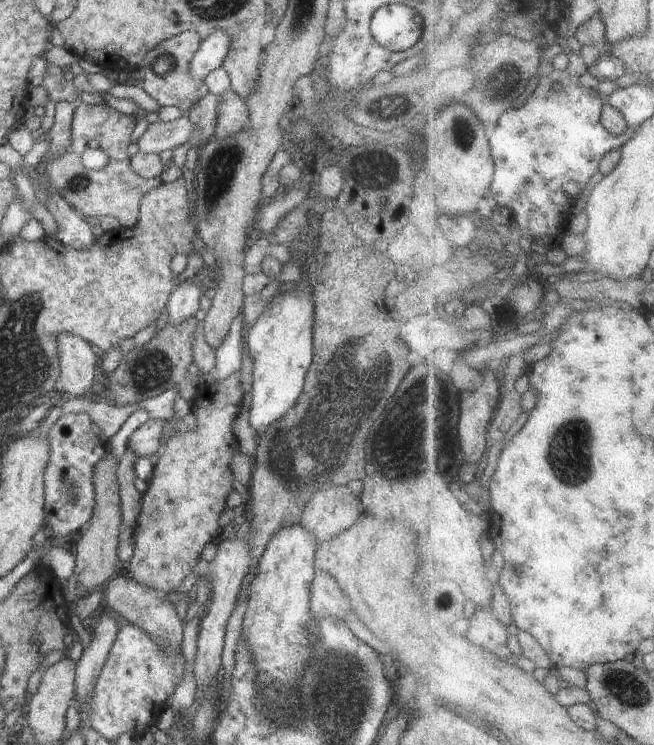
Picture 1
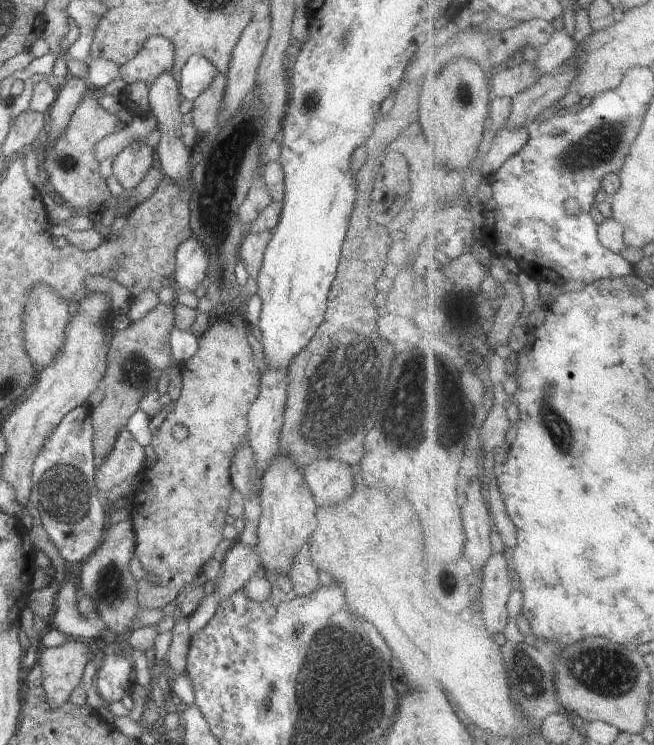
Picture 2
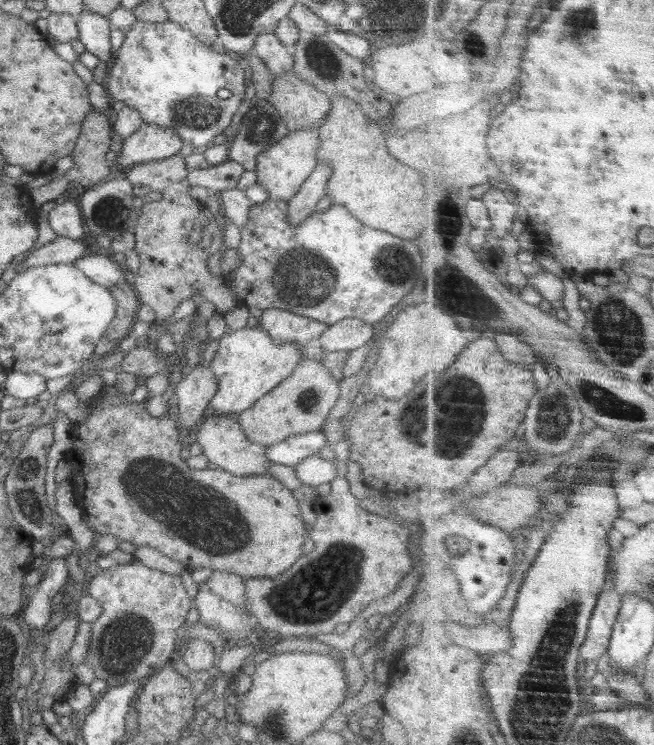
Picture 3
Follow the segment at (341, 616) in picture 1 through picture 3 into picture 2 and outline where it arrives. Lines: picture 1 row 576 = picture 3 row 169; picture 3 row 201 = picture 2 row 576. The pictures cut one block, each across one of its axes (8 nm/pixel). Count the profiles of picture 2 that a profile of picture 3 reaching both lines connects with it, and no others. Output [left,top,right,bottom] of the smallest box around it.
[288,545,320,596]

